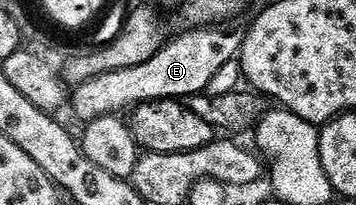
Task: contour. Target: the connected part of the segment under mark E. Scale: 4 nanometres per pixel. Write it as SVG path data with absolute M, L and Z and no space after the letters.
M188 30L184 36L167 39L161 50L152 54L148 62L140 66L128 66L124 70L116 70L108 74L100 74L88 82L77 85L72 92L72 104L74 100L74 112L82 119L82 122L99 120L102 116L113 116L121 113L121 108L125 110L133 109L139 104L146 104L150 100L177 100L191 96L201 96L206 91L208 82L212 82L212 77L228 66L239 55L242 48L243 37L234 32L222 32L226 30Z

